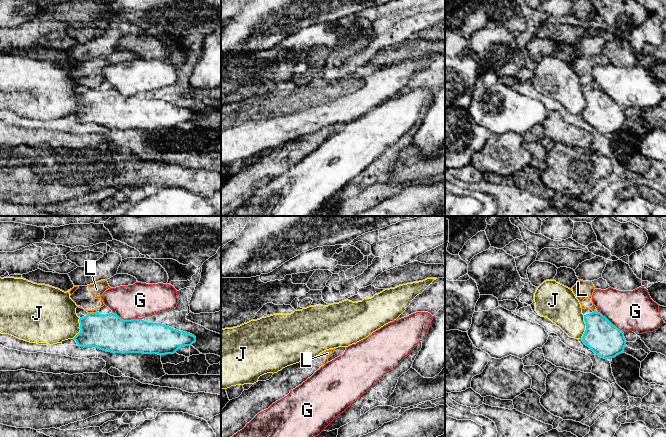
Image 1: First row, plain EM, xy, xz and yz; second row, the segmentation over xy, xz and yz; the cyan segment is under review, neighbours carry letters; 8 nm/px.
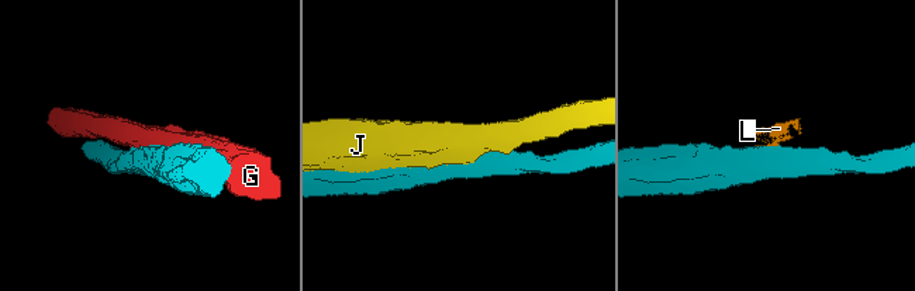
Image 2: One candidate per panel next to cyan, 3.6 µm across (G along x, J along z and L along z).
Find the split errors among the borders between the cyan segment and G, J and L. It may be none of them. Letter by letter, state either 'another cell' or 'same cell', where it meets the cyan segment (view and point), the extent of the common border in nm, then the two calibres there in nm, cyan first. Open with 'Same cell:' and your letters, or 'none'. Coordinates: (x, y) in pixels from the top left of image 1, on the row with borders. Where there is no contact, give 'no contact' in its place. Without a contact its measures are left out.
Same cell: none
G: another cell | xy (127, 320) | 240 nm | 300/280 nm
J: another cell | yz (586, 326) | 190 nm | 280/280 nm
L: another cell | xy (92, 313) | 80 nm | 300/120 nm

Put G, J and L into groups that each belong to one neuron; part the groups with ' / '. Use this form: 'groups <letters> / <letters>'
groups G / J / L

